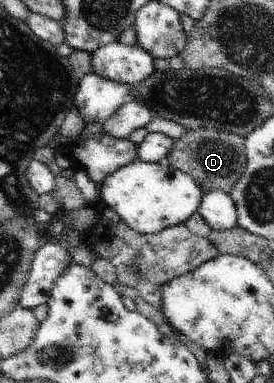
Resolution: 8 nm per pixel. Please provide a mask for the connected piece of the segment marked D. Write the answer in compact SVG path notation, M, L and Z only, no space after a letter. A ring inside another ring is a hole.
M195 129L174 141L173 150L168 154L165 163L194 178L203 194L213 189L221 189L225 194L231 194L233 185L241 178L246 167L245 141L245 137L235 133L217 129Z

